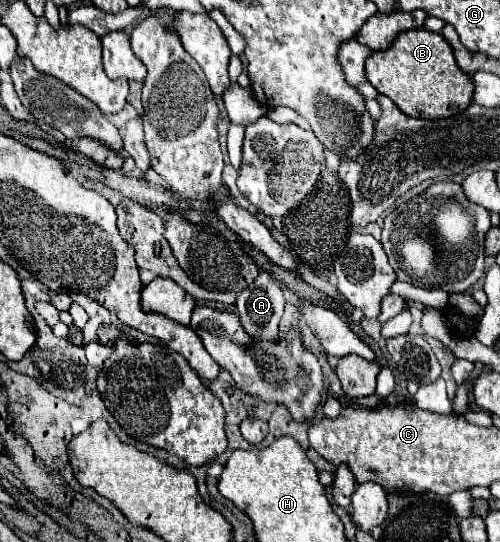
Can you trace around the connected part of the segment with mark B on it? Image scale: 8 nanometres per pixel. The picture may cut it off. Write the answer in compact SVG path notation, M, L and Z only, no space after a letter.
M428 29L400 33L386 51L374 51L366 61L366 77L410 117L446 119L472 103L472 77L458 67L450 43Z

